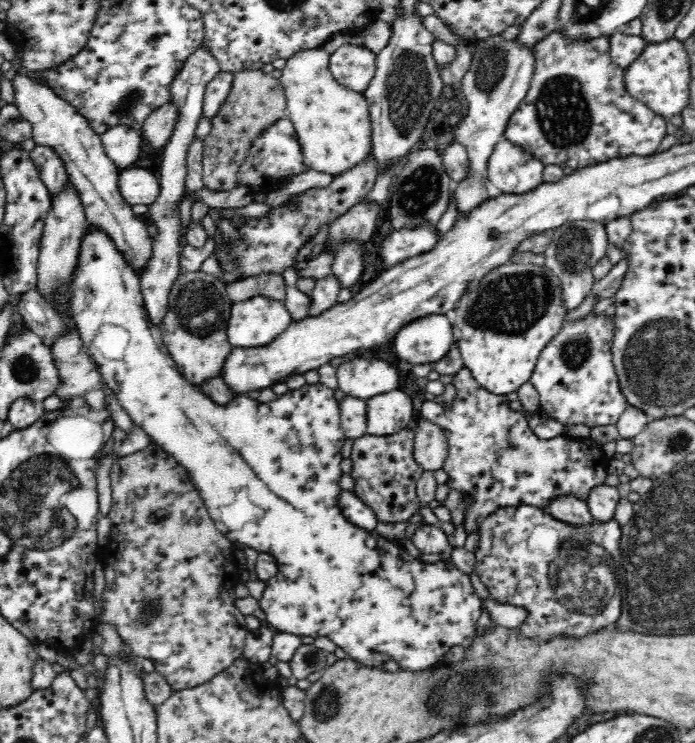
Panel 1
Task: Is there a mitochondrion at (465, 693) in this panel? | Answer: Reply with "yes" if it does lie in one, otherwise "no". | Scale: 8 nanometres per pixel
yes

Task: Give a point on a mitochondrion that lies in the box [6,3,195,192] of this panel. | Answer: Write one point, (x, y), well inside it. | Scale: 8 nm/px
(128, 105)

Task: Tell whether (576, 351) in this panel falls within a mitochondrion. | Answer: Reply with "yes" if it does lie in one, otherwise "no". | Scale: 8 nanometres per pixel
yes

